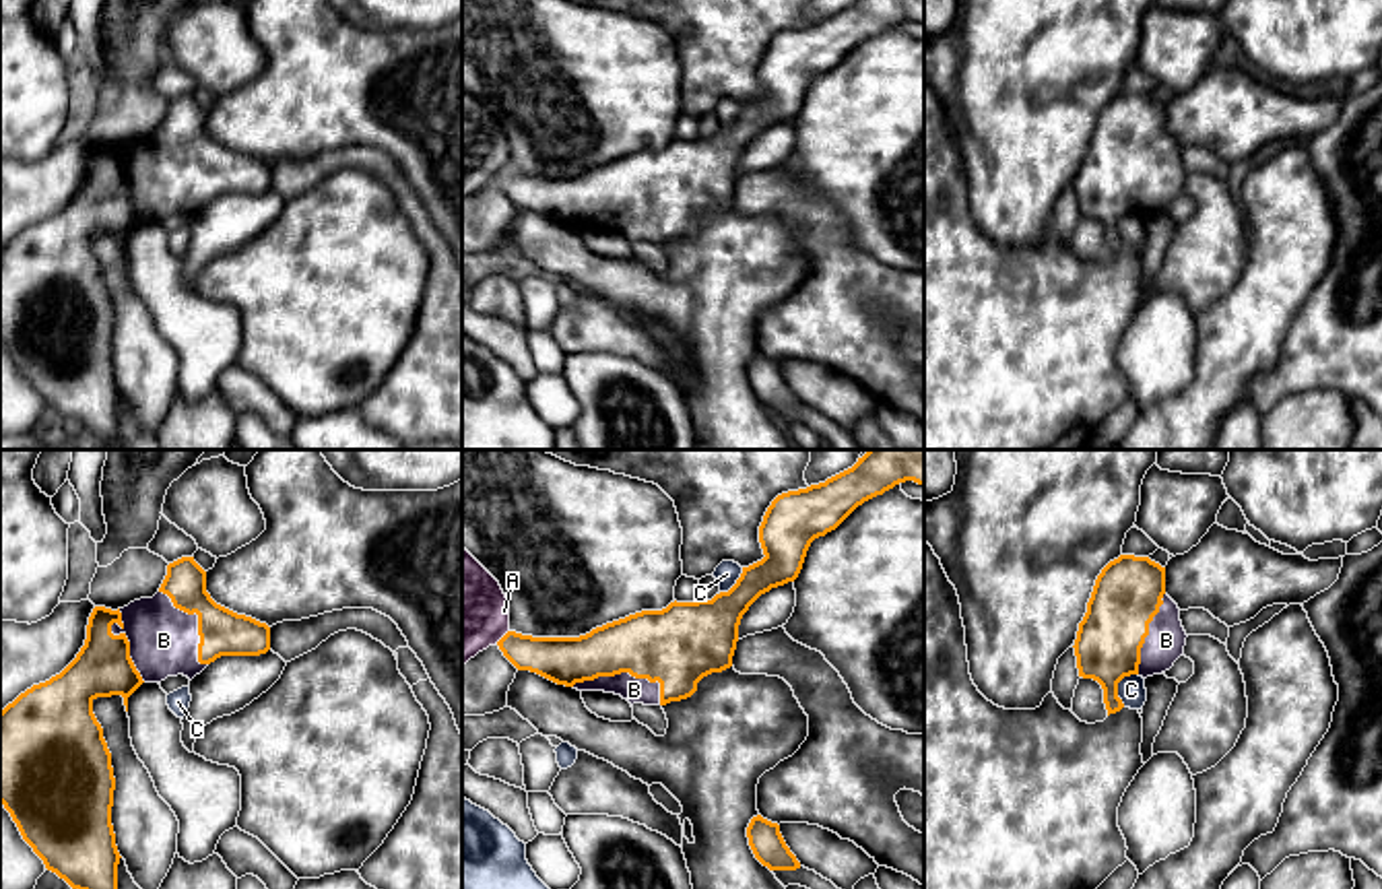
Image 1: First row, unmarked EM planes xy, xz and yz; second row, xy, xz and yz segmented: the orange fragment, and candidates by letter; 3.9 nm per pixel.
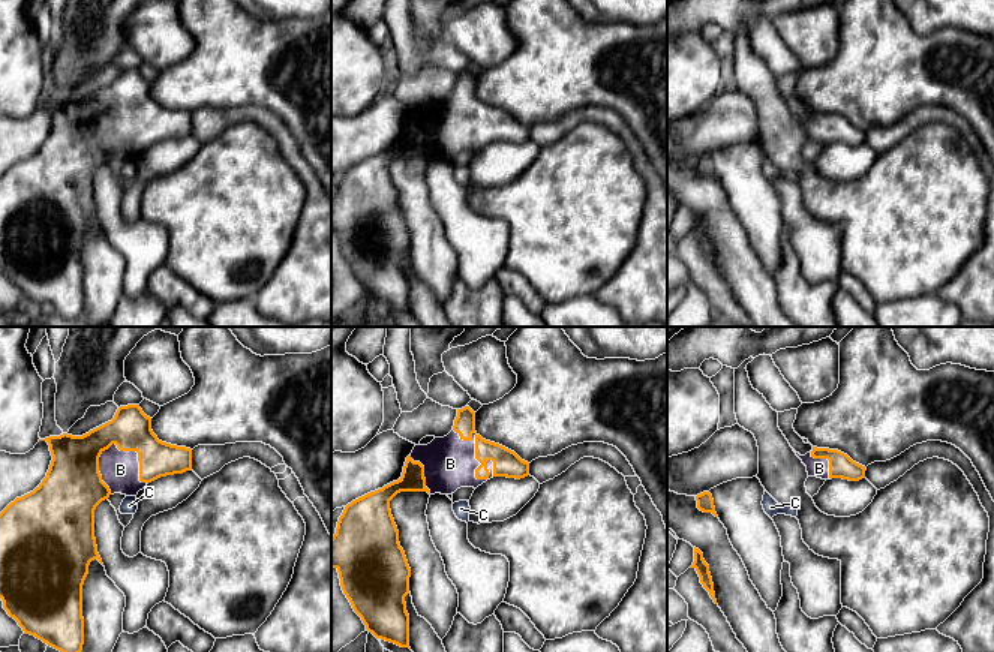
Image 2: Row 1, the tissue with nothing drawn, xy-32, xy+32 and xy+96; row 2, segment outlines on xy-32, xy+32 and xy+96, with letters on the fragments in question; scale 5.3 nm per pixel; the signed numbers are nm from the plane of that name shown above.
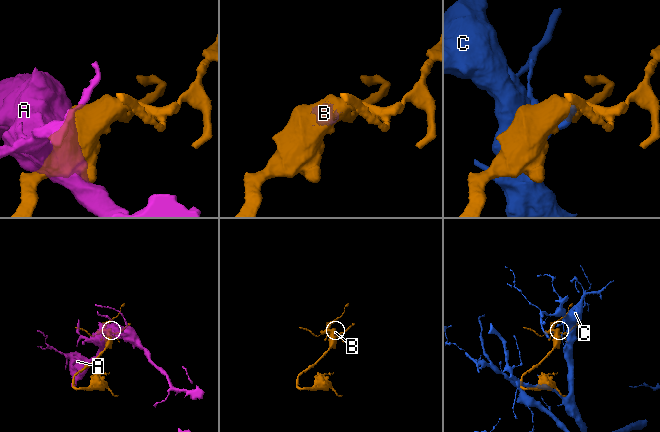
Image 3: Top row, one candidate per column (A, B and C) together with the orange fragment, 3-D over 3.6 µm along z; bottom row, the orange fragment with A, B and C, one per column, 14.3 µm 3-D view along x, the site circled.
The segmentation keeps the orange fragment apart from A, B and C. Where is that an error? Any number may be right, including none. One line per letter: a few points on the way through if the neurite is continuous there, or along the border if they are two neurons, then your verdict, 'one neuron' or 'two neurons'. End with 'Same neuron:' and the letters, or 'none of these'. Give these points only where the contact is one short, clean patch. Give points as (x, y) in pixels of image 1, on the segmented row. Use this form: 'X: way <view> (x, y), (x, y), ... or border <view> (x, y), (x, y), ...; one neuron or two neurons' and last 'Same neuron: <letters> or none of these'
A: two neurons
B: one neuron
C: two neurons
Same neuron: B

